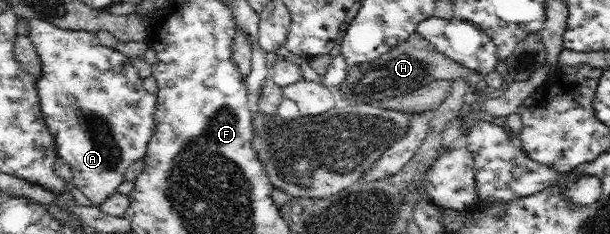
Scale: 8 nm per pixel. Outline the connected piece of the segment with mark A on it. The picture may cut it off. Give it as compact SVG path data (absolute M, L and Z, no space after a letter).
M31 18L31 20L28 21L30 24L28 37L36 48L39 59L41 59L41 76L36 80L35 87L37 87L43 119L45 120L49 131L53 134L55 142L57 142L58 157L65 160L71 167L74 179L72 185L83 192L95 206L99 206L99 204L105 202L105 200L117 190L117 186L125 180L127 168L129 168L133 162L142 160L146 156L149 140L151 140L156 130L154 115L157 111L157 96L150 94L147 89L145 89L143 79L139 76L138 68L135 68L135 65L128 57L125 56L123 52L119 52L116 48L103 46L99 41L96 32L73 29L63 30L62 28L51 24L49 21L41 20L39 18Z

